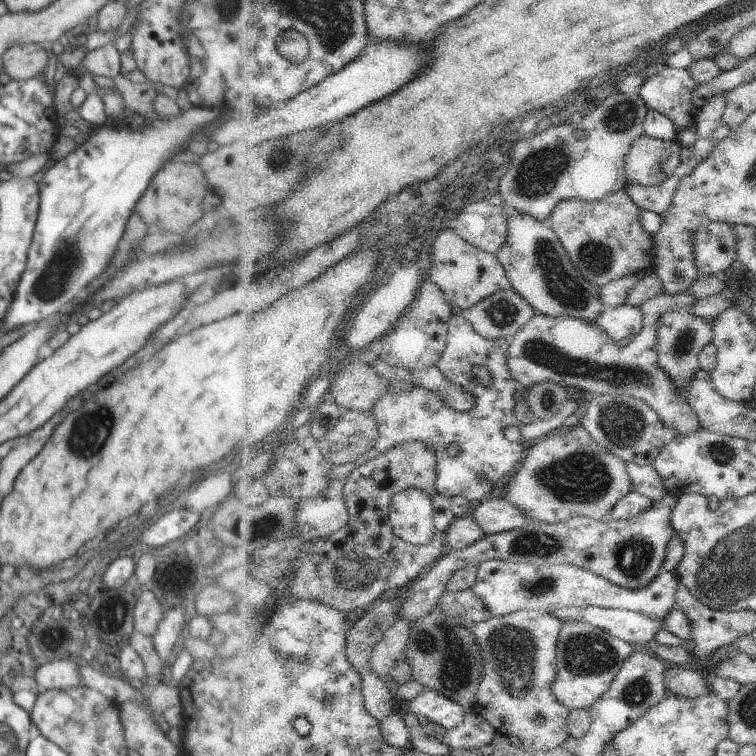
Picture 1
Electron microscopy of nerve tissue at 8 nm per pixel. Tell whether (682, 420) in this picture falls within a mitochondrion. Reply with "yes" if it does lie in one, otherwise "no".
no

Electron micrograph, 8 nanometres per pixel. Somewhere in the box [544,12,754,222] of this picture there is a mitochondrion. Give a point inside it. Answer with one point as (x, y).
(622, 118)

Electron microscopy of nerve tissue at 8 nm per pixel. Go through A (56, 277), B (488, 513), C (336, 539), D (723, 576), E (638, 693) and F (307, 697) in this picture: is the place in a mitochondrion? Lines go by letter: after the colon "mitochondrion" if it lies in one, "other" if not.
A: mitochondrion
B: other
C: other
D: mitochondrion
E: mitochondrion
F: mitochondrion

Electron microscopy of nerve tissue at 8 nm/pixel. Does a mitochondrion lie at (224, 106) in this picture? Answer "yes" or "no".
no

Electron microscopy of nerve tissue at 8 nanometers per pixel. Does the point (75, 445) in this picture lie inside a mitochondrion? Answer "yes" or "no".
yes

